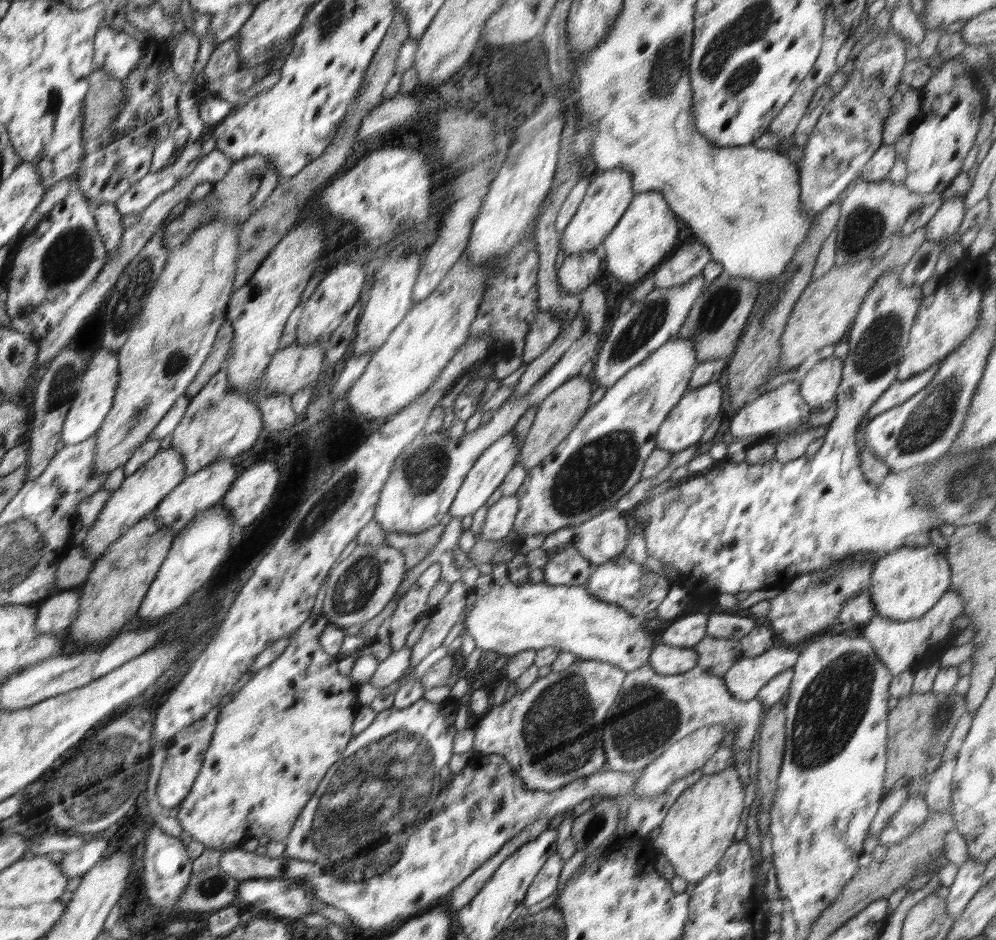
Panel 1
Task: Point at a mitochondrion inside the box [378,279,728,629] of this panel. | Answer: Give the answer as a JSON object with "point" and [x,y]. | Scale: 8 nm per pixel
{"point":[594,472]}

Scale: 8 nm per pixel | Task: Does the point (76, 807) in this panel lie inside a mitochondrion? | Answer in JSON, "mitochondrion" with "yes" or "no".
{"mitochondrion":"yes"}

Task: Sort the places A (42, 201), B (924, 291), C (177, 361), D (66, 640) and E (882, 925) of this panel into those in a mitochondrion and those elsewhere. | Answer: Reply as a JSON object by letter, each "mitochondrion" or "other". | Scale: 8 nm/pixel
{"A":"other","B":"other","C":"mitochondrion","D":"other","E":"other"}

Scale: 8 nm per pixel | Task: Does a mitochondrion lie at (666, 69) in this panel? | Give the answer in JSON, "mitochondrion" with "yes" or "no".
{"mitochondrion":"yes"}

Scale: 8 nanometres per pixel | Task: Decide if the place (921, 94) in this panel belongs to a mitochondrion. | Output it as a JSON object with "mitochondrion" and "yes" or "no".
{"mitochondrion":"no"}

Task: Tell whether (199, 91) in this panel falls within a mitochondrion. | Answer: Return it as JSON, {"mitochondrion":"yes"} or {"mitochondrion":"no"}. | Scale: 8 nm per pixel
{"mitochondrion":"no"}

